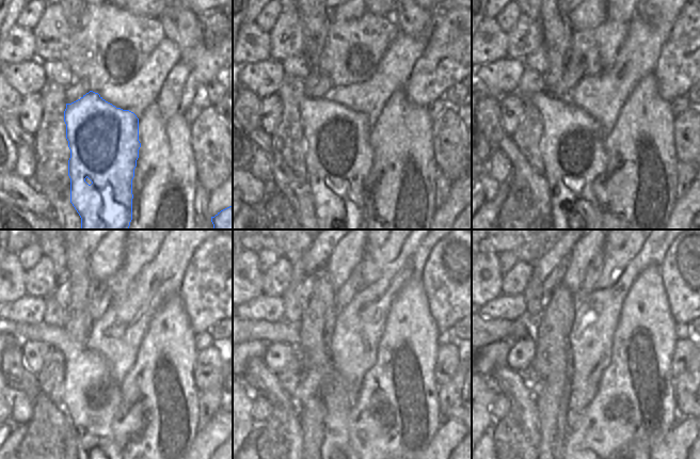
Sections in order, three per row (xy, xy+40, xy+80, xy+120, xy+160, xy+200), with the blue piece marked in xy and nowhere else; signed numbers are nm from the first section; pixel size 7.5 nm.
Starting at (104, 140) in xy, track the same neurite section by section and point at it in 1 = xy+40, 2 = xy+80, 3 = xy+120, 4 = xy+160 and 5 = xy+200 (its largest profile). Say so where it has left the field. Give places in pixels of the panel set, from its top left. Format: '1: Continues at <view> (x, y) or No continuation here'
1: Continues at xy+40 (337, 147)
2: Continues at xy+80 (572, 141)
3: Continues at xy+120 (91, 397)
4: Continues at xy+160 (338, 402)
5: Continues at xy+200 (569, 446).

